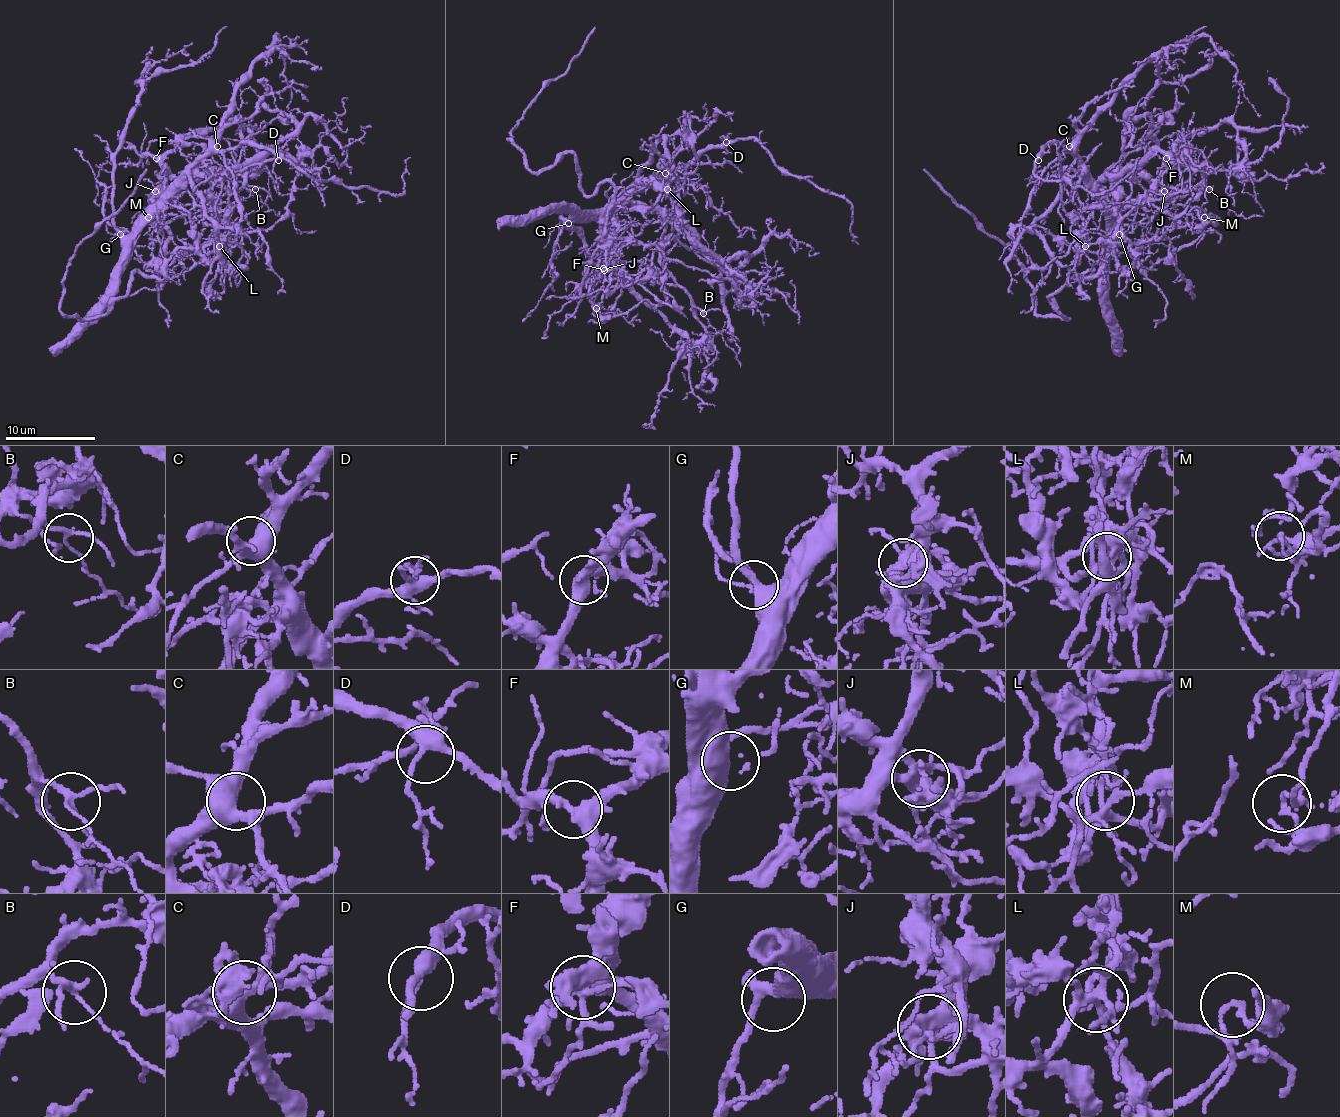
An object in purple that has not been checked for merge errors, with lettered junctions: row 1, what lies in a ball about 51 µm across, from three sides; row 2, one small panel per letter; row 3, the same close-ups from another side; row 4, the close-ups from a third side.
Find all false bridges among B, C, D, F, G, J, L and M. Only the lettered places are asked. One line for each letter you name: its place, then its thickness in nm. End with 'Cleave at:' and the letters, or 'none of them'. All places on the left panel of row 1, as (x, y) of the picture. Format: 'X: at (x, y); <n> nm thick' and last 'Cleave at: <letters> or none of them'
J: at (155, 191); 440 nm thick
M: at (148, 217); 160 nm thick
Cleave at: J, M

